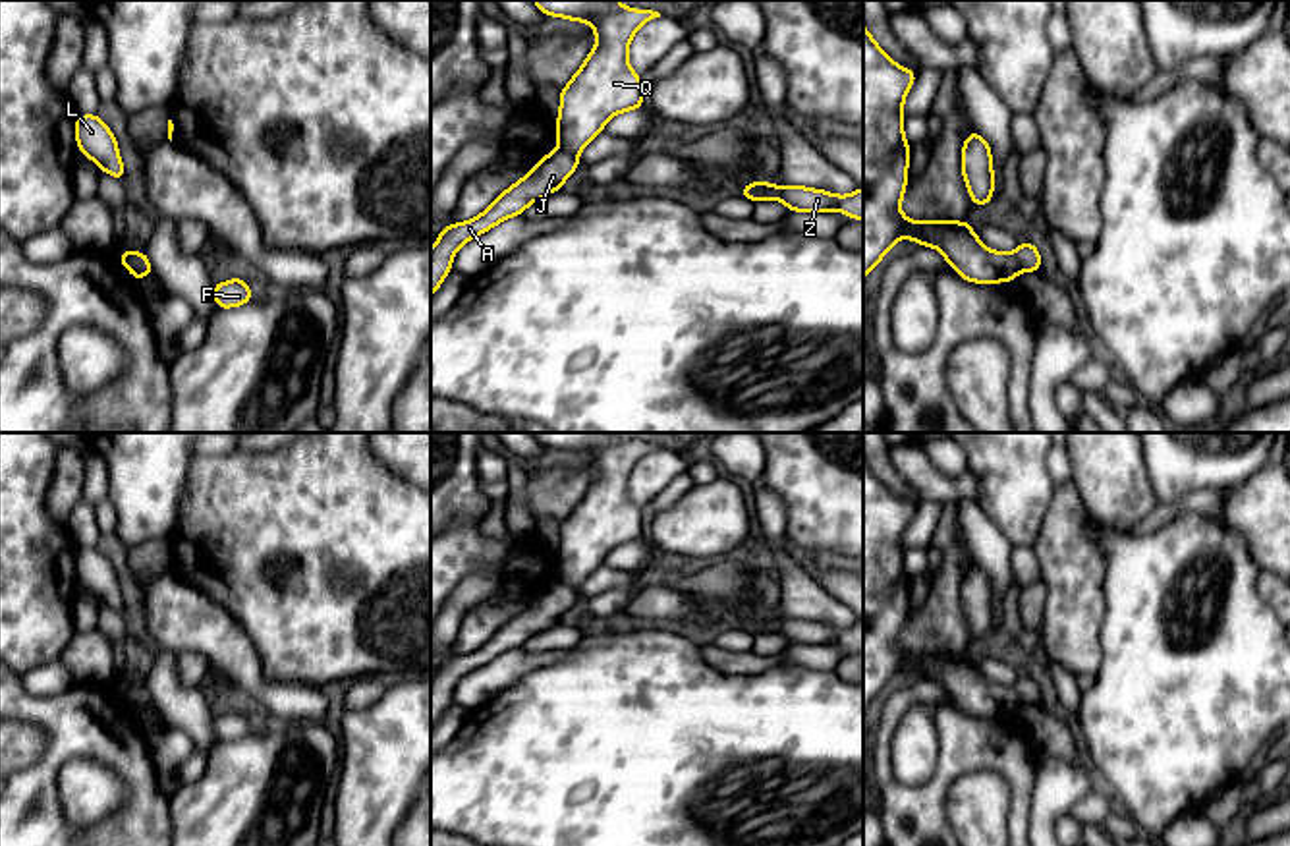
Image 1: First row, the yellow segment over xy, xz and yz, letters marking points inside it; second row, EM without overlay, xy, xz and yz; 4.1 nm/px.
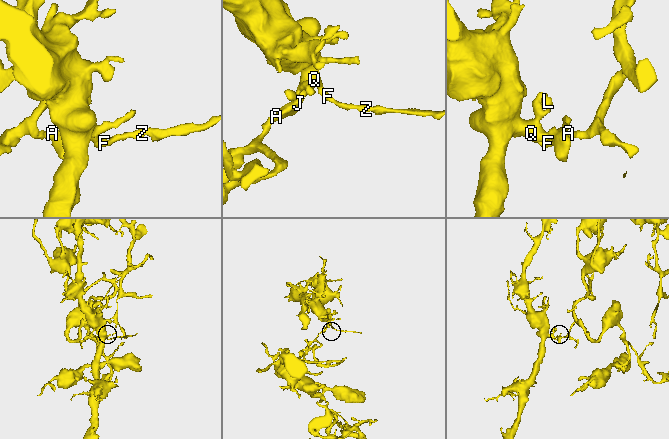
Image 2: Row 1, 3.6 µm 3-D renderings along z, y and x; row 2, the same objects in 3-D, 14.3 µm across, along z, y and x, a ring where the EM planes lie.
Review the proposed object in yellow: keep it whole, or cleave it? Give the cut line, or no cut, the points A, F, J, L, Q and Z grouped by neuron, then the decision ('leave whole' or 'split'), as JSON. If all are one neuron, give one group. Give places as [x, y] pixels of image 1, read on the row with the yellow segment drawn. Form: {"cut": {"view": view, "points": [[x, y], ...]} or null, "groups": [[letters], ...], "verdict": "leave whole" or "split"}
{"cut": {"view": "xy", "points": [[141, 252], [128, 269]]}, "groups": [["A", "J"], ["F", "L", "Q", "Z"]], "verdict": "split"}

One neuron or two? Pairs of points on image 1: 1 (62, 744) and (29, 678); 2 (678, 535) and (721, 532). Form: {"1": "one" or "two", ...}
{"1": "two", "2": "one"}

